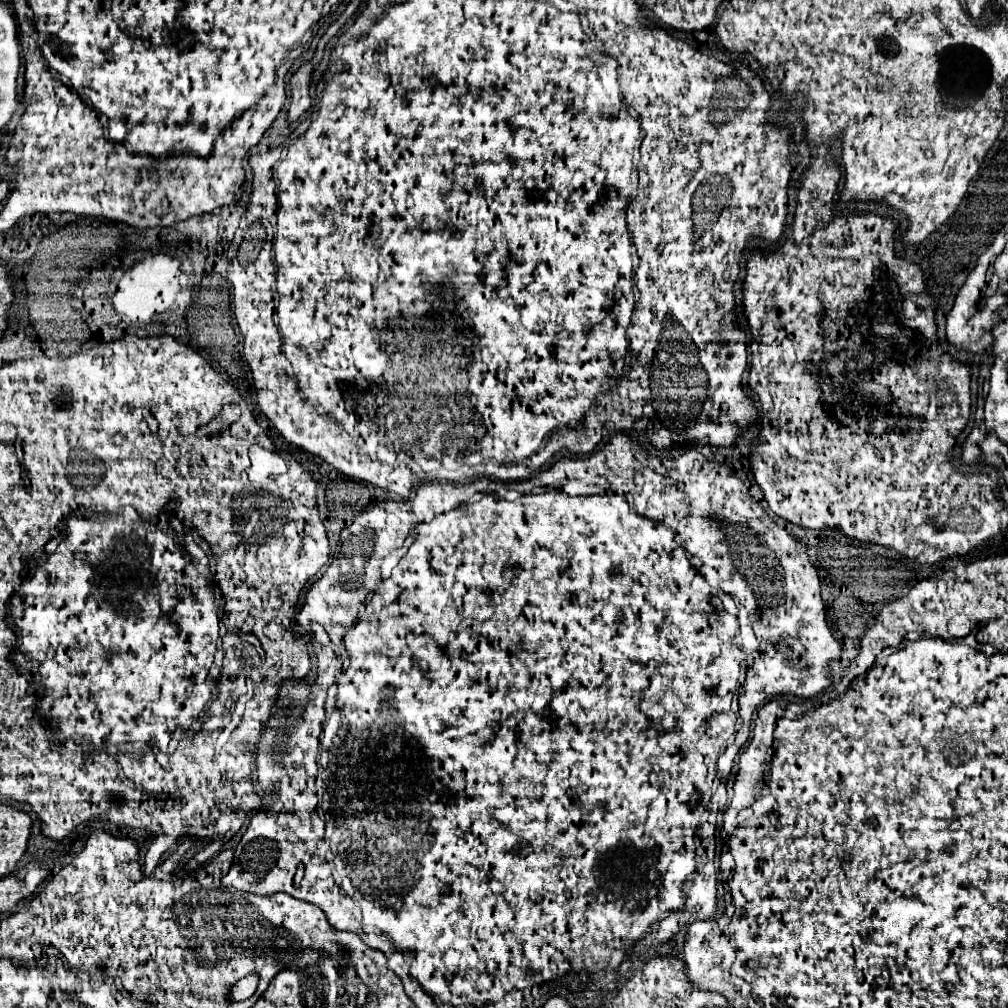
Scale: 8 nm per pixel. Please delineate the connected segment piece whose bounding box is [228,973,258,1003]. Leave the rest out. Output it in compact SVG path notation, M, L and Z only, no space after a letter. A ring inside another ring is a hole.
M250 973L250 975L242 977L240 981L236 981L234 993L228 995L228 997L230 997L230 1001L236 1001L236 1003L238 1003L238 1001L246 1001L248 997L254 995L256 987L258 987L258 975L256 975L256 973Z

